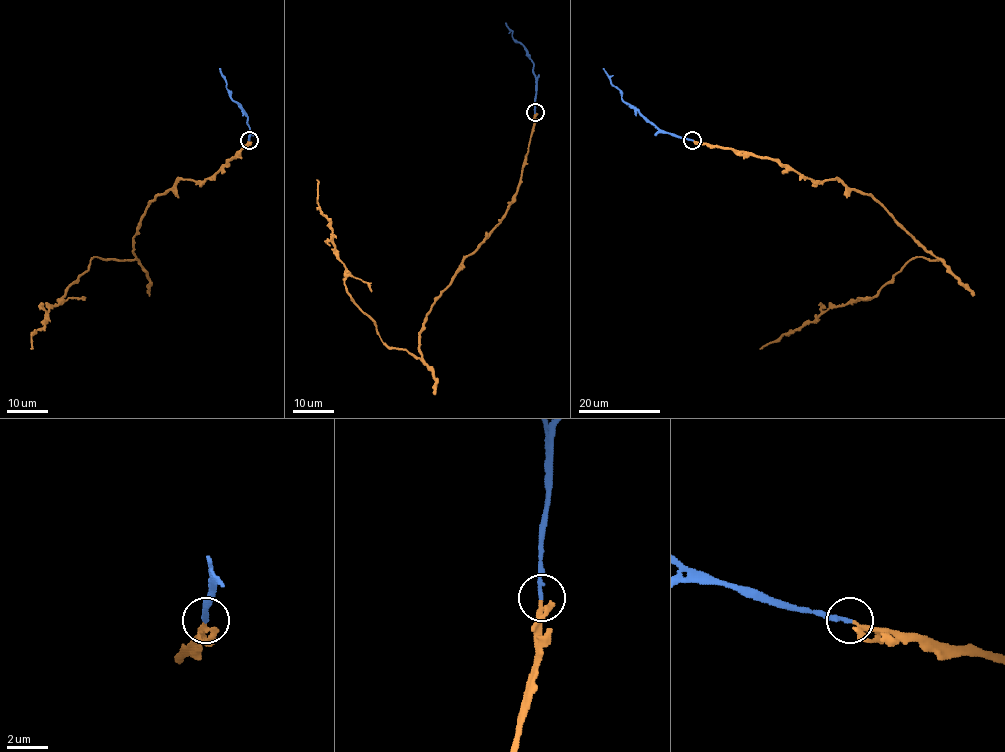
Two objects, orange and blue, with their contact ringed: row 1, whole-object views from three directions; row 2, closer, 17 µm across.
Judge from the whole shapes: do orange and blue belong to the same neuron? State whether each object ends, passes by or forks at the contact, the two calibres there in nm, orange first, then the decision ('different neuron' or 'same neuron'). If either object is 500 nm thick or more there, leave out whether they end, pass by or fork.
orange ends; blue ends; calibres 260 and 220 nm; same neuron

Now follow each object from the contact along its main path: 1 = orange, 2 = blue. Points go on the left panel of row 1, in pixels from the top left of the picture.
1: (249, 140), (208, 179), (180, 179), (159, 194), (134, 237), (134, 258), (94, 257), (46, 312), (30, 348)
2: (249, 140), (247, 114), (231, 98), (219, 68)

